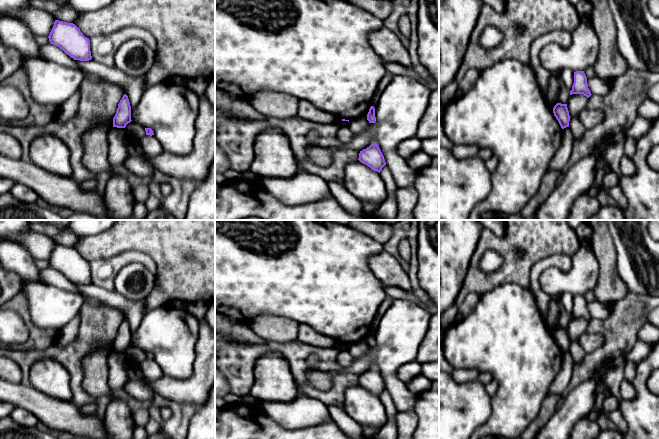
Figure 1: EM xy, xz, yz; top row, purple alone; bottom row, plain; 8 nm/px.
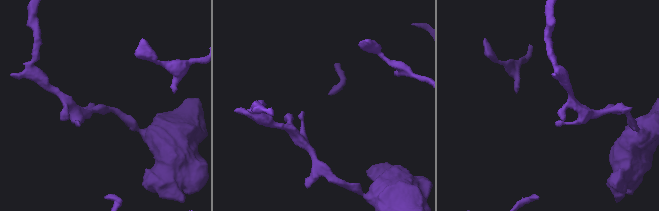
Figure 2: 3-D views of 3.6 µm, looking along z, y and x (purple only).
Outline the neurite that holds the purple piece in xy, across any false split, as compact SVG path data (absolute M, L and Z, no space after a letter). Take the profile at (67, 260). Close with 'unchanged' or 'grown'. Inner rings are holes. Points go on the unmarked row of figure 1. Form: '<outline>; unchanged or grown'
M55 244L48 262L51 268L62 273L74 284L92 283L89 262L73 247Z; unchanged

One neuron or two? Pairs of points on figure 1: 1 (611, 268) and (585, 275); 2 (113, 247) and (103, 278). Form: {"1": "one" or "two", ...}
{"1": "two", "2": "two"}

